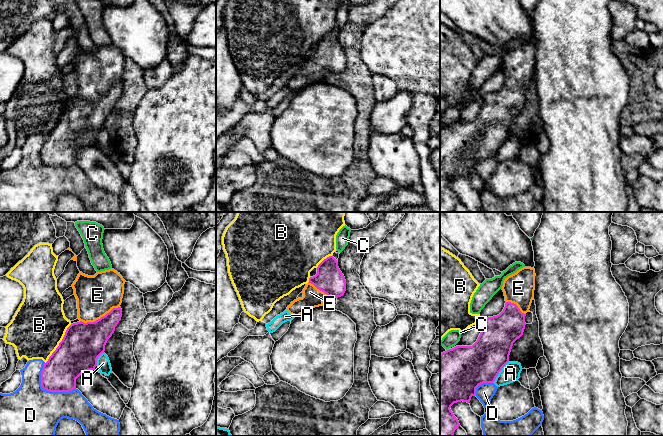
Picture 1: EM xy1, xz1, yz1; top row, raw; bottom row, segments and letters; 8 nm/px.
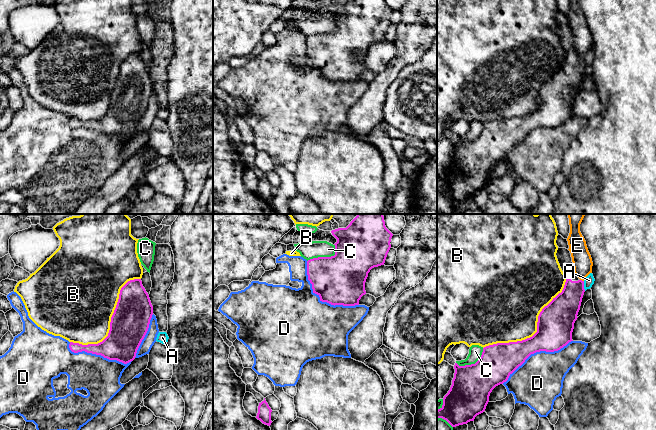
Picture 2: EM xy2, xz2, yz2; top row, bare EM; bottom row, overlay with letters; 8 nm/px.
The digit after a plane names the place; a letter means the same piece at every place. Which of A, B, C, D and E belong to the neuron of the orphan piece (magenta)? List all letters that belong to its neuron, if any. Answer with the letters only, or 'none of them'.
E

